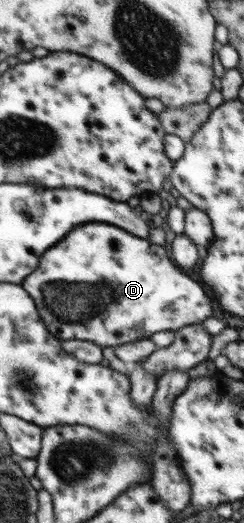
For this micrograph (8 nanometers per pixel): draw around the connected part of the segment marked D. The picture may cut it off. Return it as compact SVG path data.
M90 222L90 224L82 224L80 228L74 228L64 240L56 242L50 250L44 251L34 272L31 272L22 281L21 285L34 299L40 318L42 318L46 328L54 333L54 335L58 336L60 340L88 340L101 347L115 347L124 343L149 339L155 332L162 332L164 330L177 331L183 326L202 323L206 318L214 317L214 306L212 306L210 297L206 295L206 292L203 289L204 286L197 281L194 281L192 276L183 272L181 268L172 262L164 247L153 246L148 239L138 238L123 228L106 223L96 224L96 222Z

